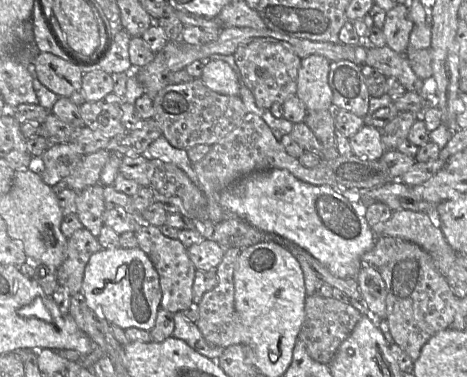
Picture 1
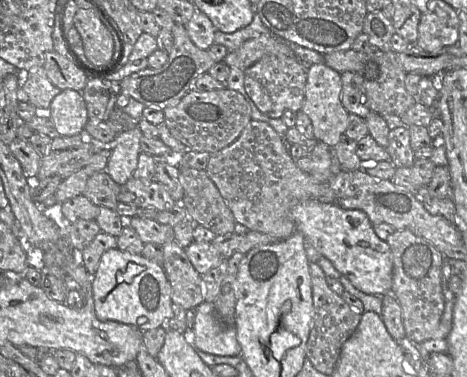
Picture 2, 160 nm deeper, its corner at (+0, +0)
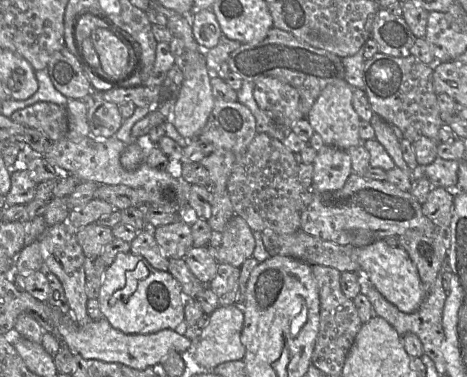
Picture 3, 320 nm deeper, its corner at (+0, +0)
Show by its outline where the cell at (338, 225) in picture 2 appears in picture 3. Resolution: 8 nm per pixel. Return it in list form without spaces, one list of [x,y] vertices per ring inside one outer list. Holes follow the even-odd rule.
[[[383,239],[358,248],[358,263],[360,265],[358,273],[363,273],[376,290],[399,310],[404,313],[415,312],[426,297],[426,292],[417,268],[408,253],[400,246],[388,246]]]

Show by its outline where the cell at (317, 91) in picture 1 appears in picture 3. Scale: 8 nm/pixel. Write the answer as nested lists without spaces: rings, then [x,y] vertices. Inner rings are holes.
[[[344,79],[334,81],[321,91],[308,113],[307,121],[325,145],[348,150],[363,143],[359,137],[361,119],[352,106],[353,89]]]

